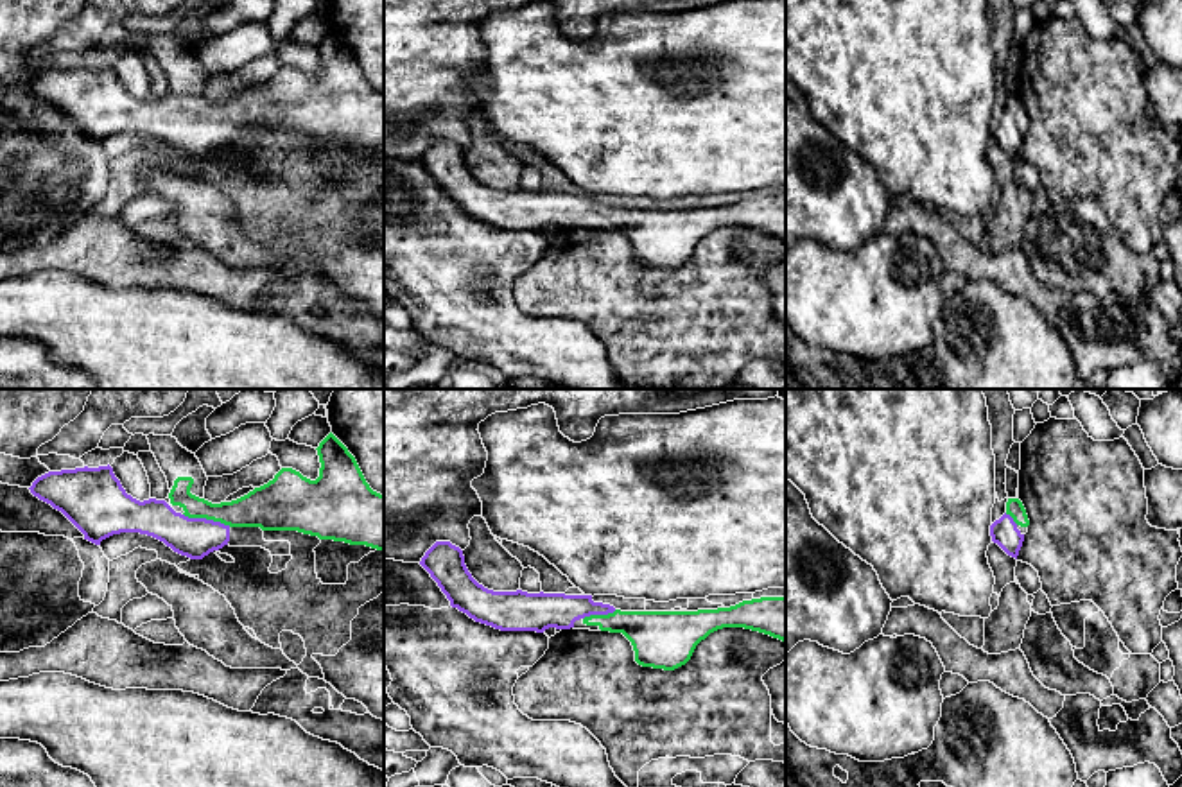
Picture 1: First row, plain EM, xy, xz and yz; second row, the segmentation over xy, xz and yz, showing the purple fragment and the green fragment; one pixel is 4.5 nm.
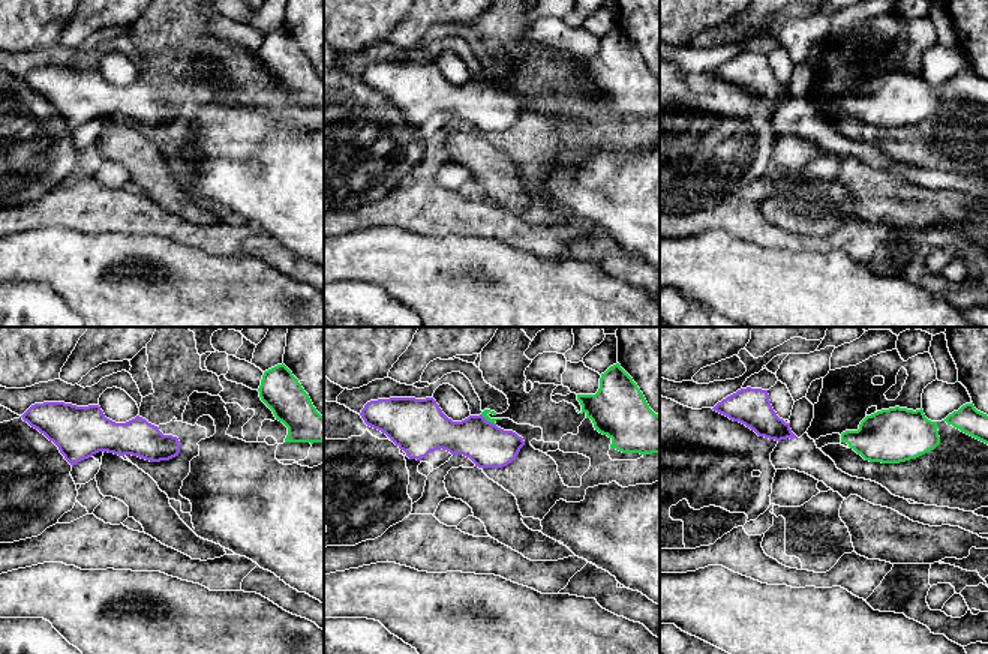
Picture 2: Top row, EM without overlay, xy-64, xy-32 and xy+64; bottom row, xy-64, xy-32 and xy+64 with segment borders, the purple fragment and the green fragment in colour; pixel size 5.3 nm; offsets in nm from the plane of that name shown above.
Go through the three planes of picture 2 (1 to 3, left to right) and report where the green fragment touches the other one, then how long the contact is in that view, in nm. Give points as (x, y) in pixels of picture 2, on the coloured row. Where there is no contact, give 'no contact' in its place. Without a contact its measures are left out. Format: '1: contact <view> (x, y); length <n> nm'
1: no contact
2: contact xy-32 (486, 420); length 110 nm
3: no contact

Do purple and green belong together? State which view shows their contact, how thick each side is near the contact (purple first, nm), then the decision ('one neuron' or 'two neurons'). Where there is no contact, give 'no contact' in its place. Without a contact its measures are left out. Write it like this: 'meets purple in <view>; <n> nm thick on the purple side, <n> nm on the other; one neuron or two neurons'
meets purple in xy; 180 nm thick on the purple side, 170 nm on the other; one neuron

